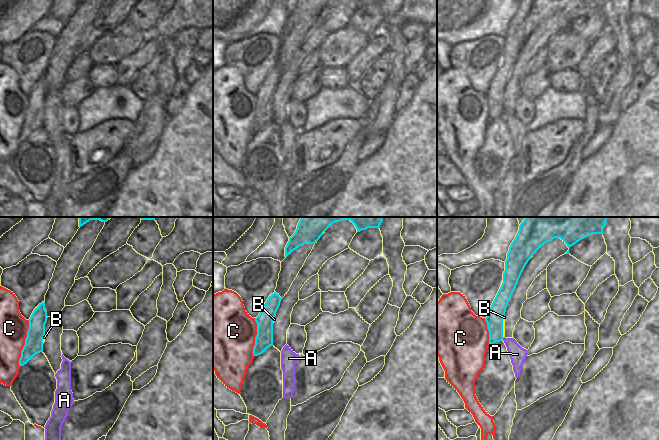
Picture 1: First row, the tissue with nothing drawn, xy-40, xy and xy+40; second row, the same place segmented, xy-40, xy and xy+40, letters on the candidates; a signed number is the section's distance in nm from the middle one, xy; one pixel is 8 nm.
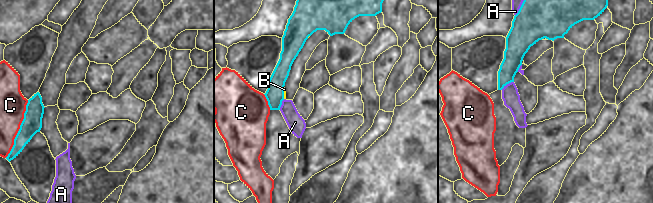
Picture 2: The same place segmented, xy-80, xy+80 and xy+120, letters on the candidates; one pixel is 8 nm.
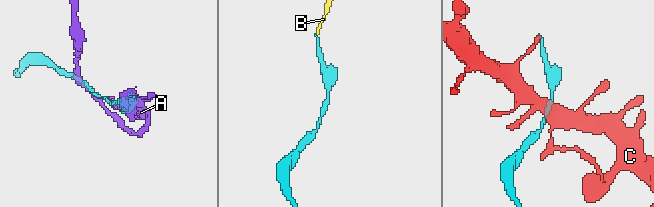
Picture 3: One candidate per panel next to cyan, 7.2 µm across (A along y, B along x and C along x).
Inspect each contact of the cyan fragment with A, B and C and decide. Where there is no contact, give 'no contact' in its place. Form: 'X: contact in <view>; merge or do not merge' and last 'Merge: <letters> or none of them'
A: contact in xy+40; do not merge
B: contact in xy+40; merge
C: contact in xy-40; do not merge
Merge: B

